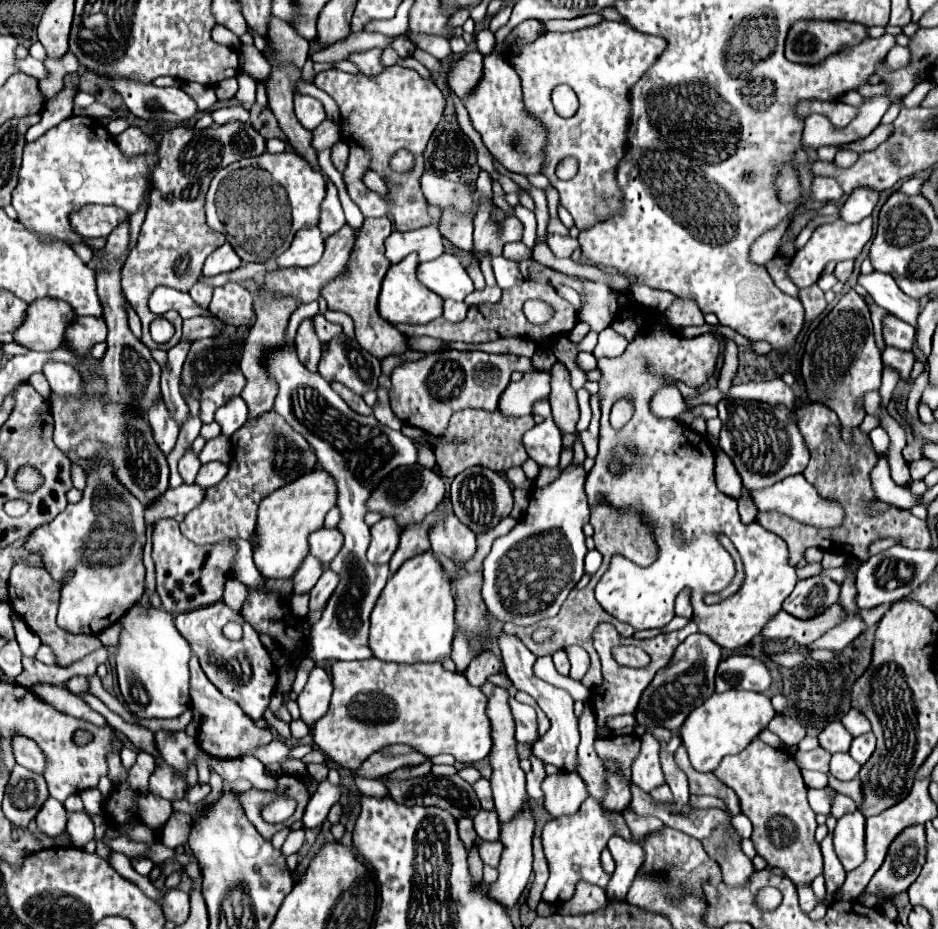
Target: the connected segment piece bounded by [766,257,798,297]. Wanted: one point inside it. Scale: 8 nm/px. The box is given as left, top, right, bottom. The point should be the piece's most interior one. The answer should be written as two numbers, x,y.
777,267

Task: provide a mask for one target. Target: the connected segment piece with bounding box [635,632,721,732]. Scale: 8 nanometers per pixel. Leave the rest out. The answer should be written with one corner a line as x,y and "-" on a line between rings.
691,634
687,636
679,648
675,650
671,662
661,668
653,682
643,690
643,696
639,700
639,708
635,710
635,722
637,726
653,728
663,726
667,730
679,730
683,720
689,716
691,710
695,710
699,704
703,704
713,692
715,692
715,670
721,662
721,646
709,640
703,634

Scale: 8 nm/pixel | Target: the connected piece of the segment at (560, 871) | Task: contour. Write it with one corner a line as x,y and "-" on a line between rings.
587,798
575,816
561,816
561,818
549,820
543,826
543,834
541,834
543,852
545,852
545,858
549,864
549,880
543,888
541,898
549,904
557,904
557,900
567,902
573,898
575,886
581,880
605,888
607,882
611,880
611,876
603,872
599,856
613,834
629,838
629,828
625,826
623,816
603,812
603,808
593,798

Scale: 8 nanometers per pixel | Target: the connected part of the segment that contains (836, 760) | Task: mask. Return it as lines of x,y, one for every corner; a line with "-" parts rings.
833,754
831,758
831,776
837,780
853,780
859,774
859,764
849,754

